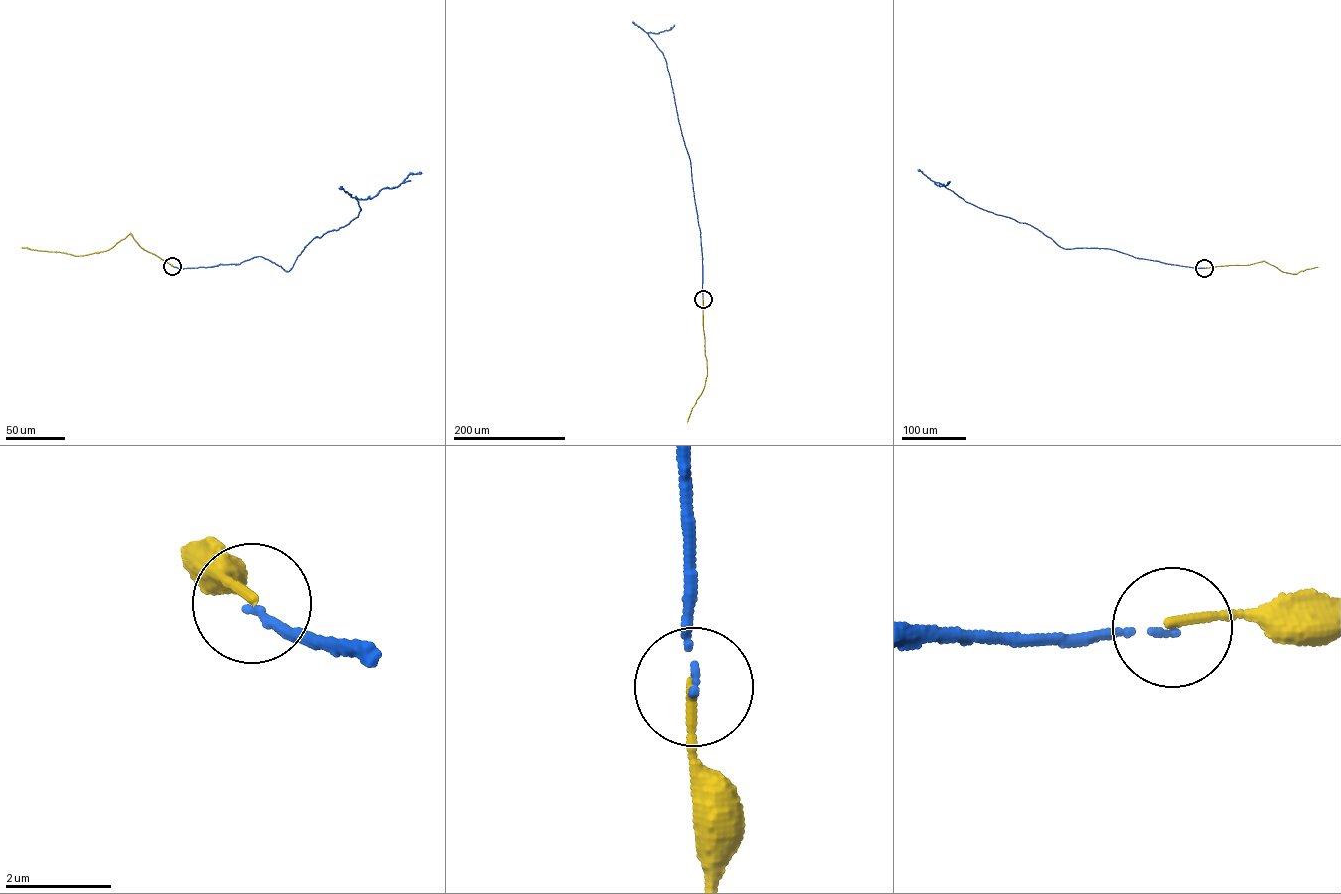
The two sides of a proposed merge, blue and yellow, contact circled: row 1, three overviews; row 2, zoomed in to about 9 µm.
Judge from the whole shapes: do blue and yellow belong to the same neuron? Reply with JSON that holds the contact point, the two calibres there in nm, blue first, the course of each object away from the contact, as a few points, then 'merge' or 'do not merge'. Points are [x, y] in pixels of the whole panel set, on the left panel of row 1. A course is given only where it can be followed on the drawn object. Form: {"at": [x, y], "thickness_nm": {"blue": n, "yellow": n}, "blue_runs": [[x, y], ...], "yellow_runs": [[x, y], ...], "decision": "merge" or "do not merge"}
{"at": [172, 266], "thickness_nm": {"blue": 90, "yellow": 150}, "blue_runs": [[172, 266], [237, 265], [259, 256], [289, 271], [313, 238], [358, 217], [355, 196], [372, 198], [421, 173]], "yellow_runs": [[172, 266], [140, 247], [130, 233], [108, 249], [81, 255], [21, 247]], "decision": "do not merge"}

